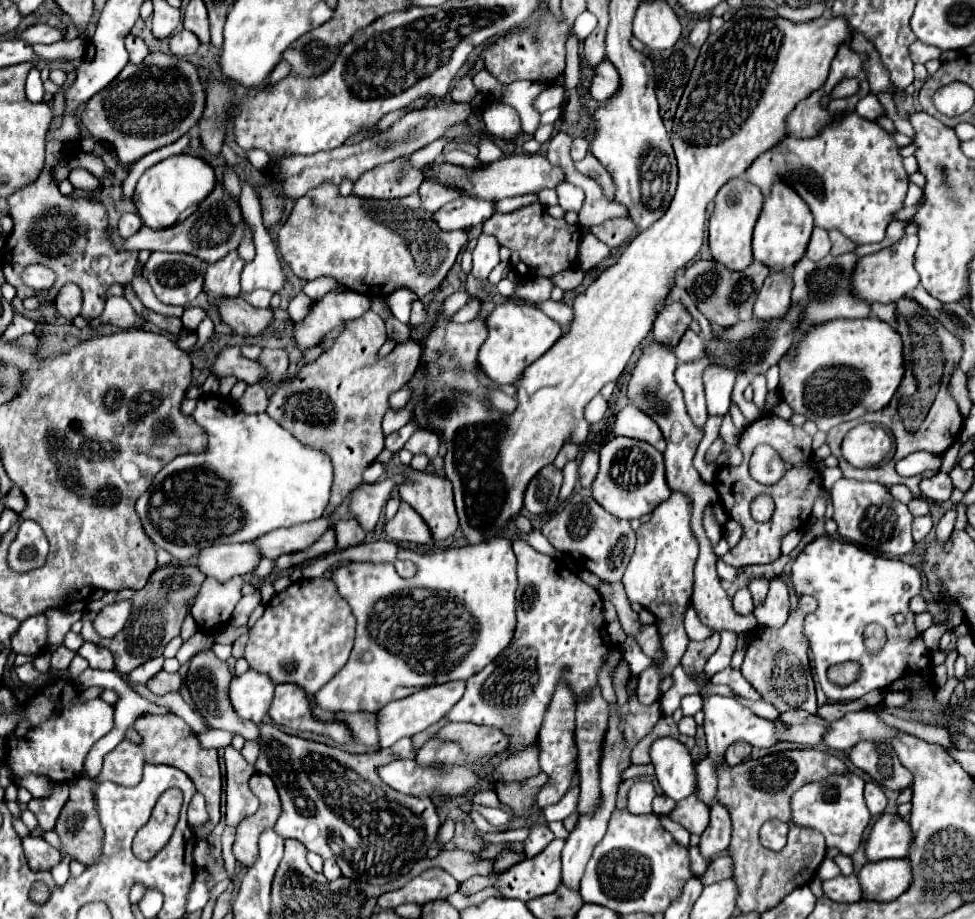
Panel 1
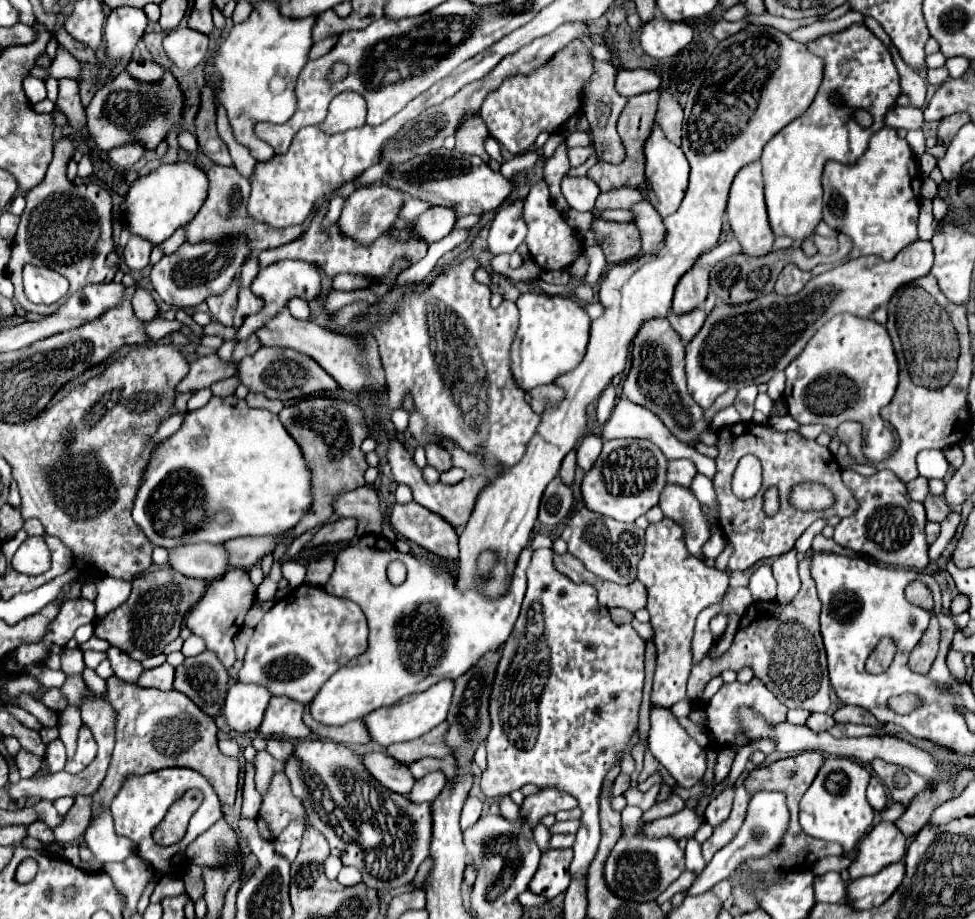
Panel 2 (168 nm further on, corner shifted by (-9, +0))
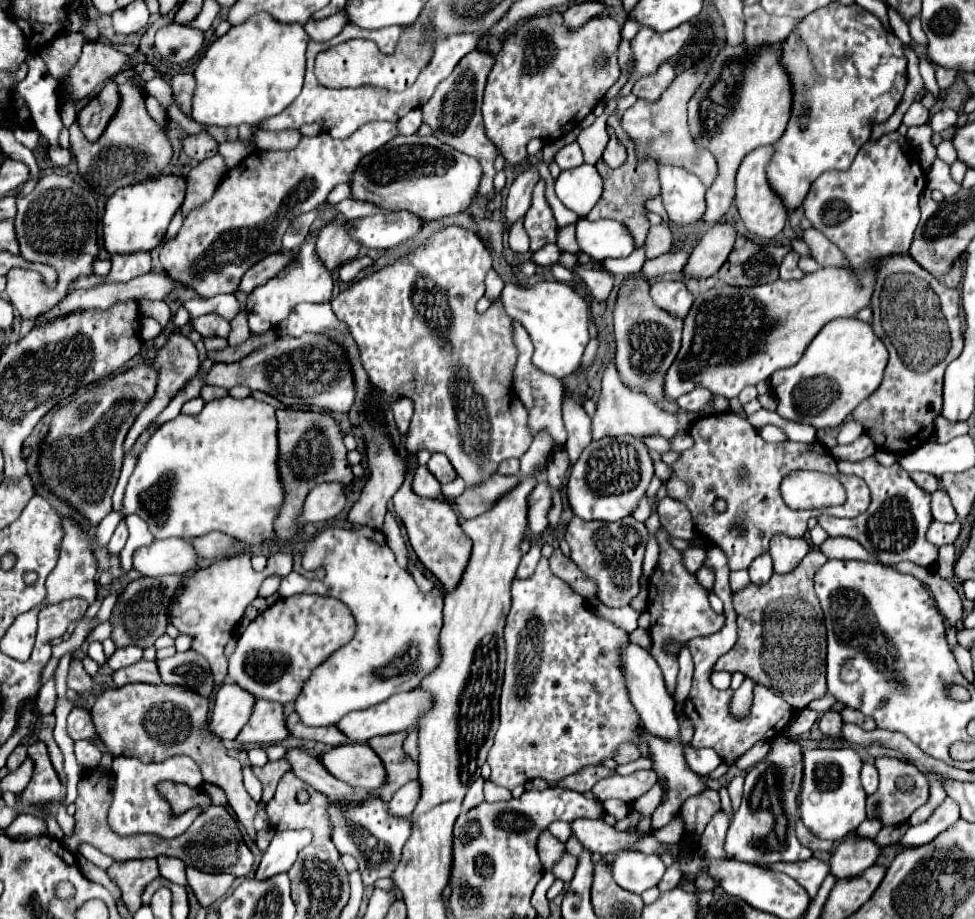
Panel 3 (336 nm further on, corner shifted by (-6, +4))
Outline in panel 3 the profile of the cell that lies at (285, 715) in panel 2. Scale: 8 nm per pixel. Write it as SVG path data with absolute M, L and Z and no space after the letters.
M258 700L248 724L242 728L236 740L240 740L242 744L266 746L272 742L278 744L288 736L290 732L286 732L284 706L270 700Z

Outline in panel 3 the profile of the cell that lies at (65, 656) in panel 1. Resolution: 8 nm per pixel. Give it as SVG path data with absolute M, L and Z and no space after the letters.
M72 658L70 662L70 674L68 674L68 688L78 692L80 696L88 698L94 694L94 704L90 706L92 722L106 744L108 752L118 756L134 756L138 760L146 762L164 762L172 756L190 756L202 772L204 782L216 784L222 788L228 796L228 804L234 810L236 818L244 824L250 838L254 838L256 830L252 826L252 820L258 812L258 802L250 798L242 784L242 766L236 758L230 758L226 754L226 748L222 740L218 740L214 734L210 734L204 726L208 724L208 698L202 698L200 694L168 686L168 684L126 684L122 688L110 688L110 686L98 686L82 668L82 660Z

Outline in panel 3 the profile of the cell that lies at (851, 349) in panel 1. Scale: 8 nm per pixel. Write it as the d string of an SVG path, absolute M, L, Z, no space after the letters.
M858 318L832 320L830 324L826 324L826 328L822 328L822 332L818 332L818 336L814 336L814 340L806 348L806 352L798 360L798 364L774 372L772 390L778 398L776 412L782 418L810 424L816 430L840 426L846 420L846 416L850 416L850 412L878 388L878 384L882 382L882 376L884 376L886 360L888 360L886 346L882 344L882 340L878 340L878 336L874 336L874 330L870 328L868 322L862 322Z

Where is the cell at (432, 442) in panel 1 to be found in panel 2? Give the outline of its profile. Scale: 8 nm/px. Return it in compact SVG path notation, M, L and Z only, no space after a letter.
M429 446L425 448L427 452L427 464L433 466L437 472L447 472L449 468L453 468L453 462L451 462L451 452L447 452L445 448L437 448L437 446Z

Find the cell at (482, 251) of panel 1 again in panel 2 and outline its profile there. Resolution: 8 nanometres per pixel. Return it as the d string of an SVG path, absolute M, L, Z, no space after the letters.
M517 196L509 204L501 206L491 228L489 228L489 250L497 256L503 252L515 252L517 246L525 240L527 226L523 220L525 198Z

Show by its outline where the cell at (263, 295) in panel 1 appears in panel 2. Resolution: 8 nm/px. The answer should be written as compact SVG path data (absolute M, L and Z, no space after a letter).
M239 290L239 298L237 298L237 308L235 308L235 328L239 328L245 320L245 316L251 316L253 312L257 312L257 308L261 308L261 300L257 300L257 296L251 294L251 290Z

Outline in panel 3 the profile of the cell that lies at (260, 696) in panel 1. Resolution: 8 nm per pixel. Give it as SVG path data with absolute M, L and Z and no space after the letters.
M222 684L216 694L216 710L212 710L208 722L210 732L218 738L234 740L250 718L254 704L256 696L250 696L250 692L238 688L238 684Z

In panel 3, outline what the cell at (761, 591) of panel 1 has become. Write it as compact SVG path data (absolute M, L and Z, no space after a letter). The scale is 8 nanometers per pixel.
M770 554L758 556L758 560L754 560L754 562L750 564L748 572L750 572L750 582L752 582L752 584L766 584L766 580L770 580L770 576L774 574Z

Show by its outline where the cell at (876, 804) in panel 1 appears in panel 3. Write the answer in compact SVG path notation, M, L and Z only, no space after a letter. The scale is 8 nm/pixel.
M874 764L862 766L862 786L868 796L872 796L878 790L878 770Z

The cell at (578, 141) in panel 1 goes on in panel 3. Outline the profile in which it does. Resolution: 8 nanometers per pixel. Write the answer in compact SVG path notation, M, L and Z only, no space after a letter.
M576 142L566 144L564 148L560 148L560 150L556 152L556 162L558 162L558 166L560 166L562 170L580 166L580 164L584 162L584 160L582 160L582 150L580 150L580 146L578 146Z

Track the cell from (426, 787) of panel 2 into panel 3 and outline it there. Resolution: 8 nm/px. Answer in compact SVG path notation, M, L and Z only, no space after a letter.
M418 780L404 784L388 802L388 810L394 816L410 816L414 804L418 804Z

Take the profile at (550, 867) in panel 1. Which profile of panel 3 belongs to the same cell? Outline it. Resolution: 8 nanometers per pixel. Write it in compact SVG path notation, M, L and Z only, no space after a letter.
M564 852L562 858L554 864L554 868L552 868L550 872L554 874L556 880L562 880L562 882L568 884L568 882L572 880L572 876L574 876L574 868L576 868L576 864L578 864L576 856L570 856L570 852Z

